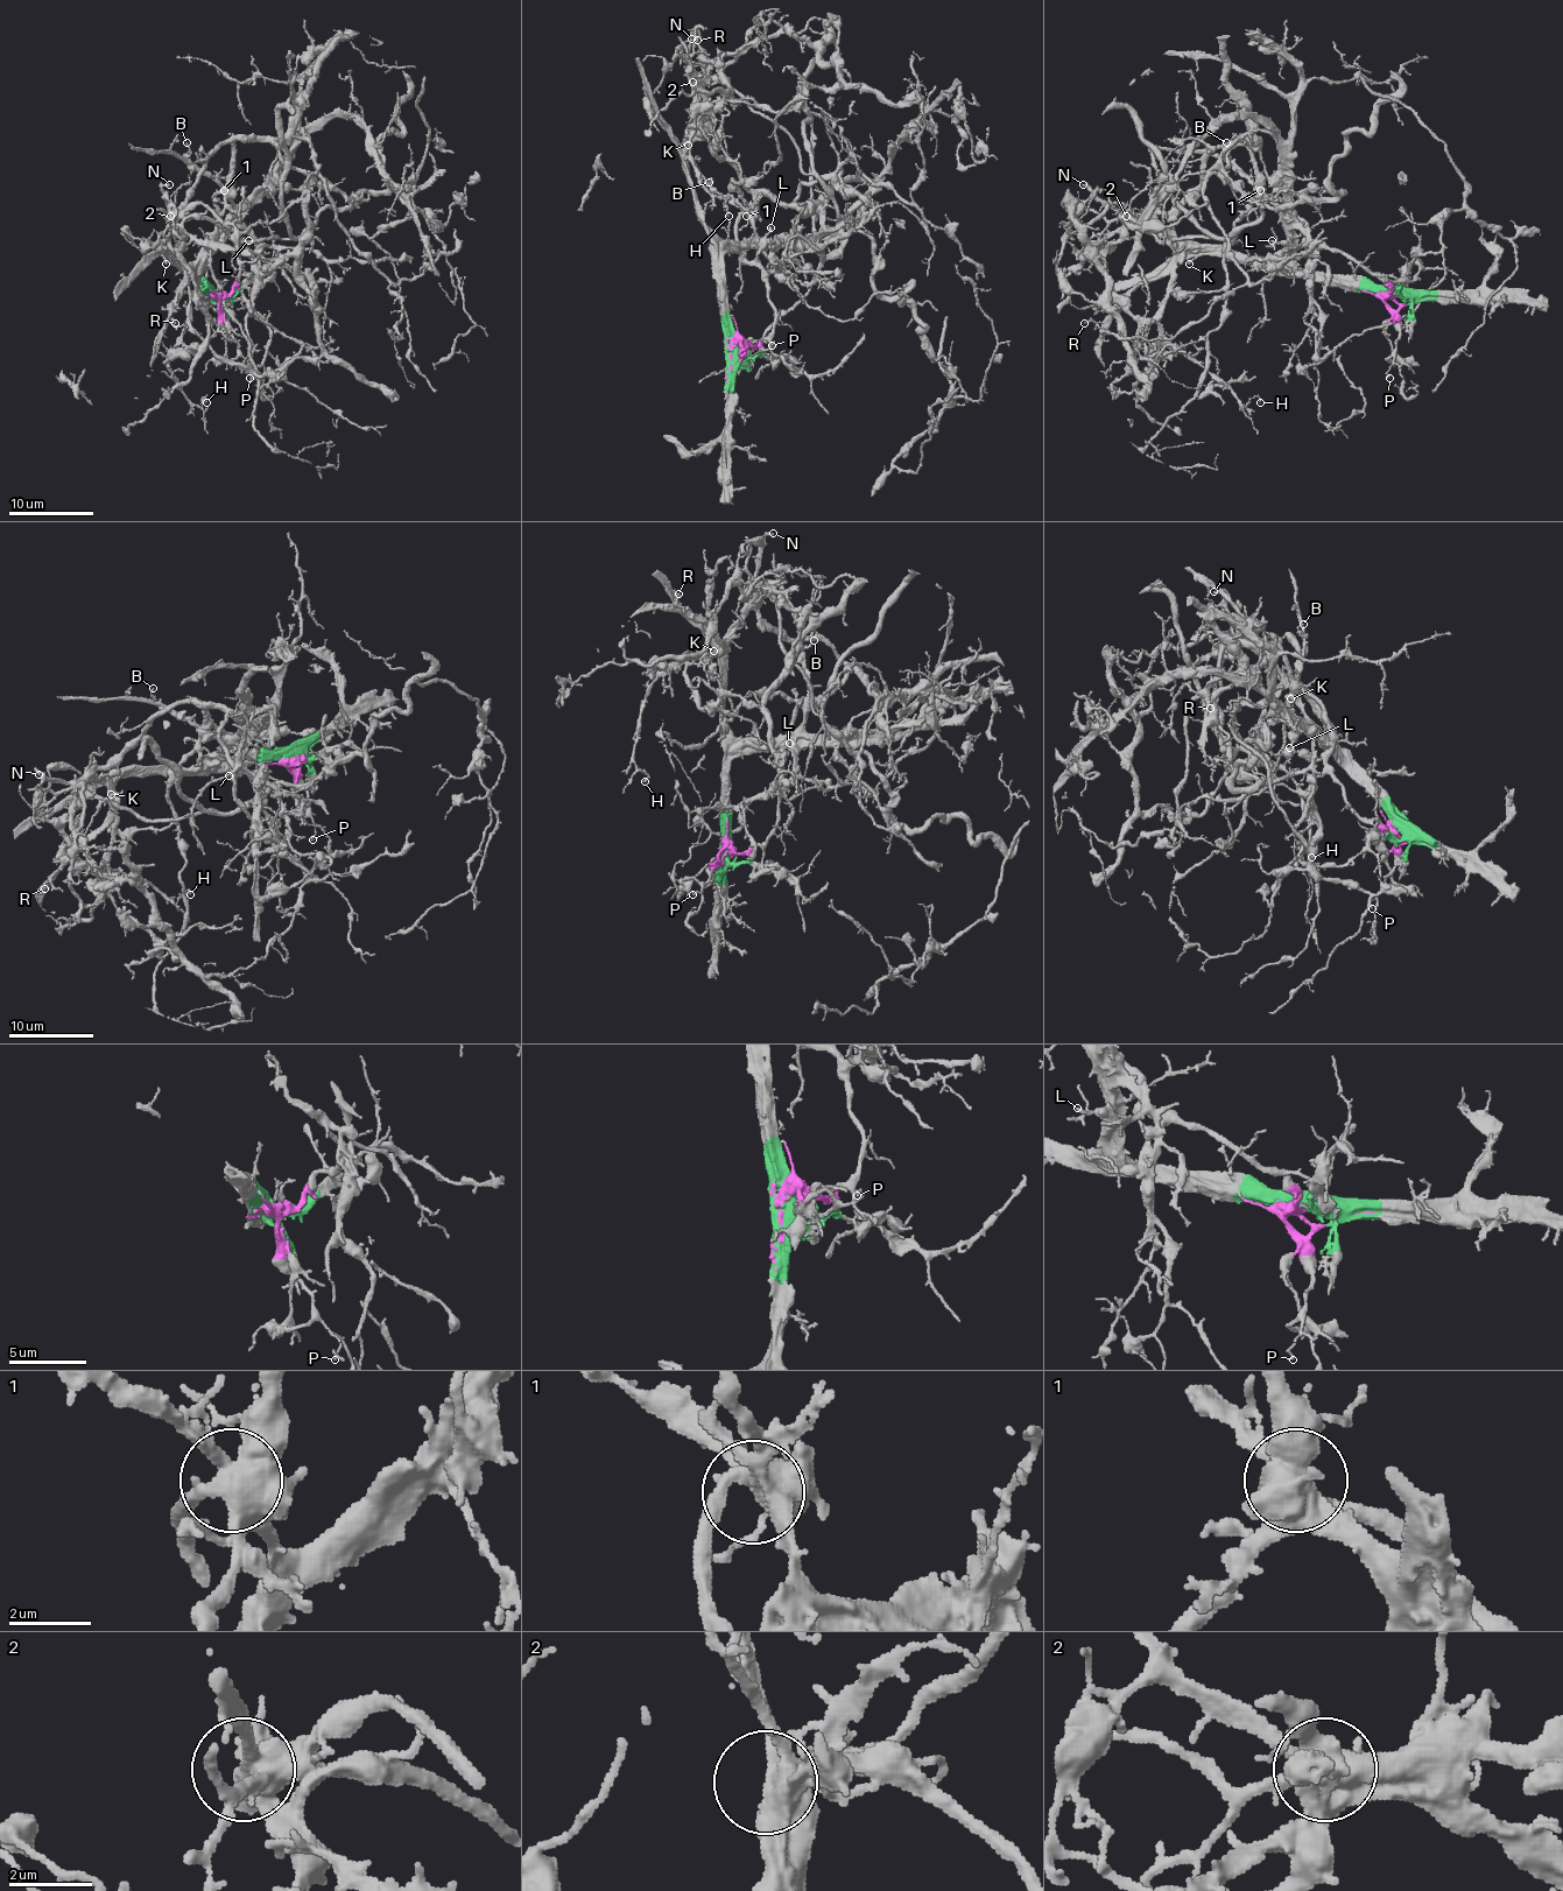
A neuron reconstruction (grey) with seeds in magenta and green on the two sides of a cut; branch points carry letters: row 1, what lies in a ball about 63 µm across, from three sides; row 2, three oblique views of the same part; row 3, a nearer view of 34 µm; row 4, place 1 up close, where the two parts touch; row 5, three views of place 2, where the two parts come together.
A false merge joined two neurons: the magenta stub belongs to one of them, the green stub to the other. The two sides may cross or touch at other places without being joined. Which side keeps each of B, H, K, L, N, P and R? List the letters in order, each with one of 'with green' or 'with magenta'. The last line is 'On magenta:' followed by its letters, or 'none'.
B: with green
H: with green
K: with green
L: with magenta
N: with green
P: with magenta
R: with green
On magenta: L, P

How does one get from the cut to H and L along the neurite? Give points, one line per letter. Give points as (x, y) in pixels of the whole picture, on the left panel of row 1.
H: (209, 294), (164, 250), (181, 265), (190, 315), (169, 351), (169, 366), (194, 405), (205, 396), (206, 402)
L: (209, 294), (229, 294), (234, 283), (252, 271), (253, 262), (237, 243), (234, 245), (250, 241)

